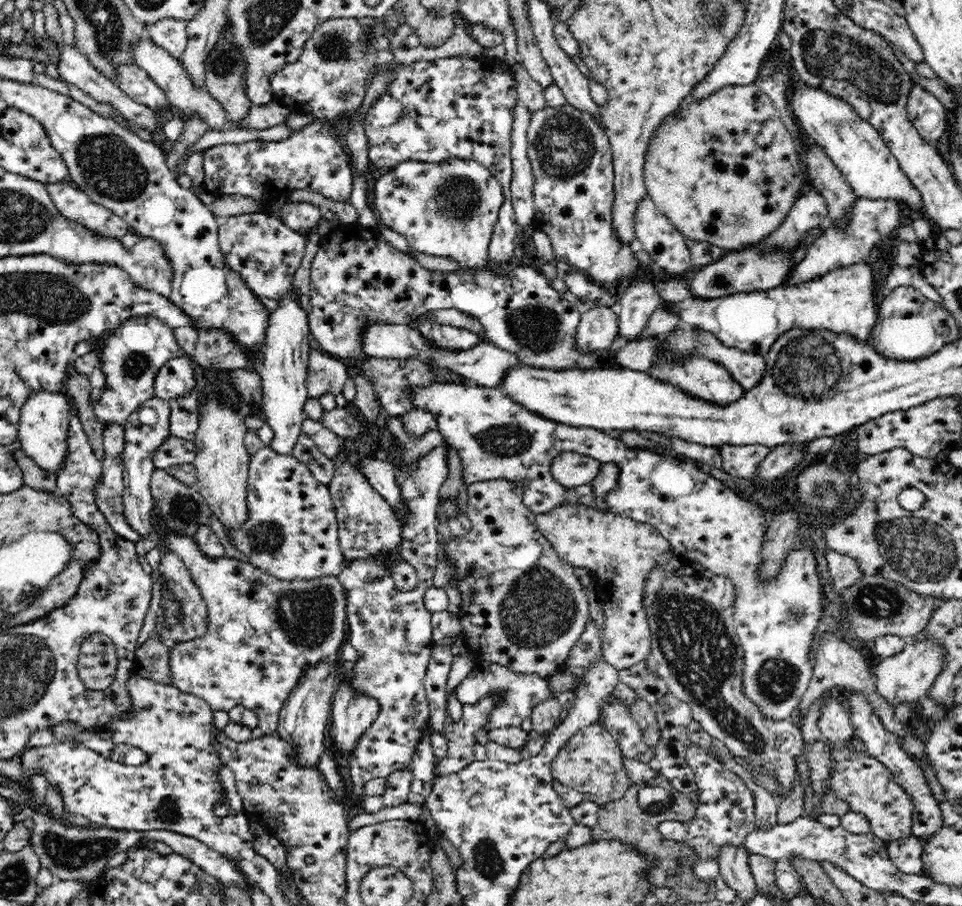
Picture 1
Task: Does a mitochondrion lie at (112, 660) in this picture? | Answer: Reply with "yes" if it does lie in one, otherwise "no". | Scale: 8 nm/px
no

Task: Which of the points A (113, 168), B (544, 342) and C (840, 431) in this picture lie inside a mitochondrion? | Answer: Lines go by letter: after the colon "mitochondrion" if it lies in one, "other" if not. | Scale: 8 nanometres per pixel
A: mitochondrion
B: mitochondrion
C: other

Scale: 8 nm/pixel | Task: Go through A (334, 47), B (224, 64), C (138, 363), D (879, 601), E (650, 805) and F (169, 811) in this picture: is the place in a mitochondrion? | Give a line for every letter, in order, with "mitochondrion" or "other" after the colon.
A: mitochondrion
B: mitochondrion
C: mitochondrion
D: mitochondrion
E: mitochondrion
F: mitochondrion

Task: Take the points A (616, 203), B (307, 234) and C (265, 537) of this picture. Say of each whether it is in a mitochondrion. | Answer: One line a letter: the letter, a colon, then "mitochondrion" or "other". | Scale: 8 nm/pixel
A: other
B: other
C: mitochondrion

